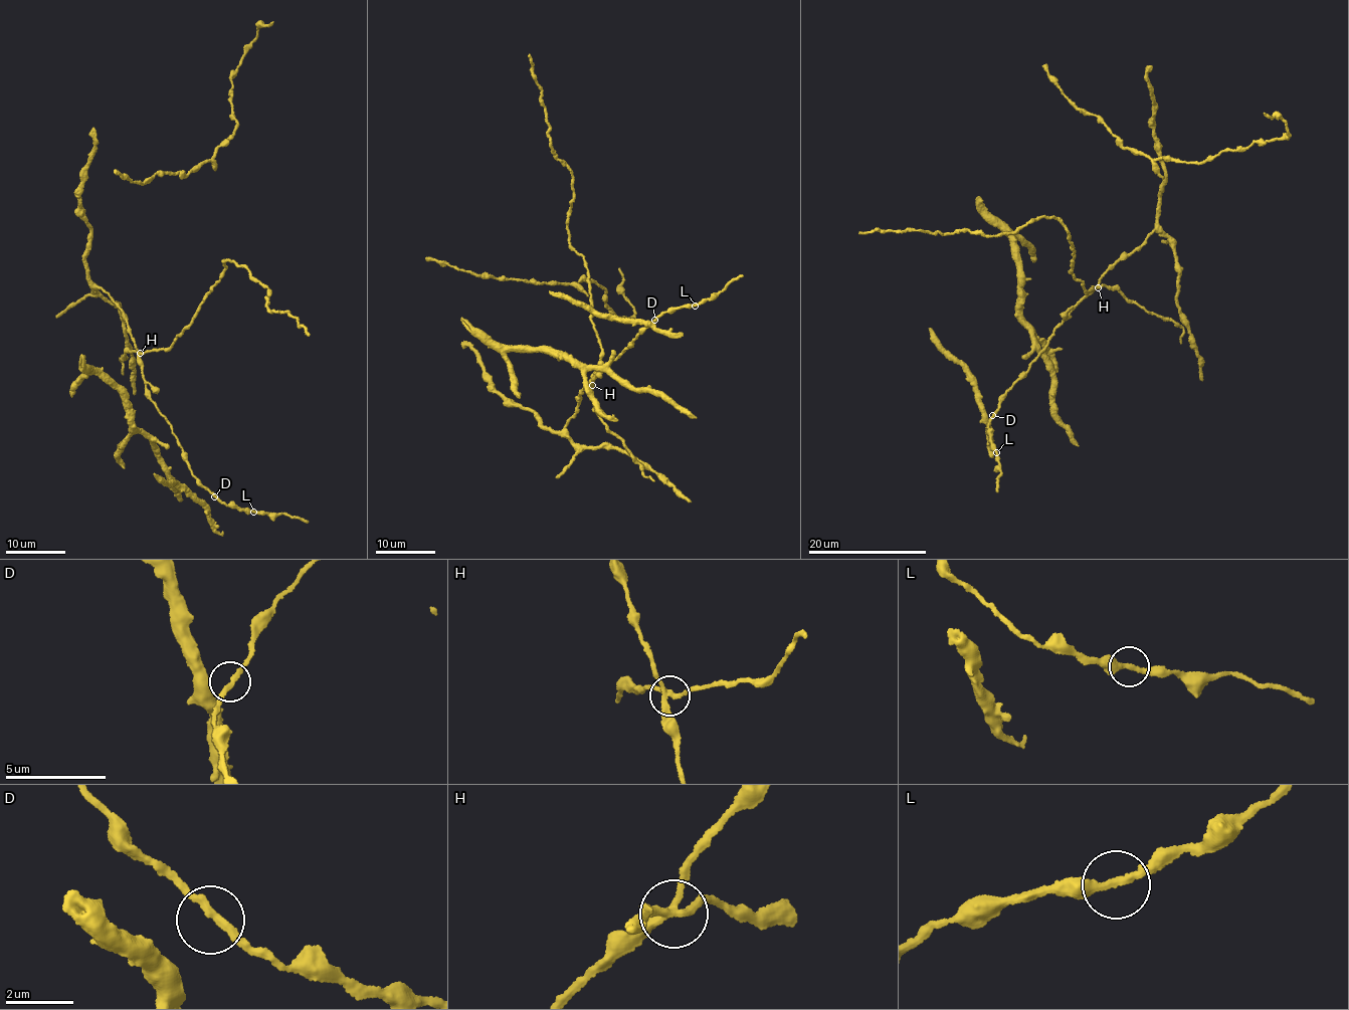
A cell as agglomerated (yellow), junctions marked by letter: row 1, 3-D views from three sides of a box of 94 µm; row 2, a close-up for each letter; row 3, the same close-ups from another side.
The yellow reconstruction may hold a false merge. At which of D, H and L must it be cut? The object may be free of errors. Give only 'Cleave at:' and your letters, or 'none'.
Cleave at: H

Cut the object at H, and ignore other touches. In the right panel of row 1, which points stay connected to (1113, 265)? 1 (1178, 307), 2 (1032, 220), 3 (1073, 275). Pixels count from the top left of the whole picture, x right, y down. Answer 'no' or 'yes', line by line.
1: yes
2: no
3: no

